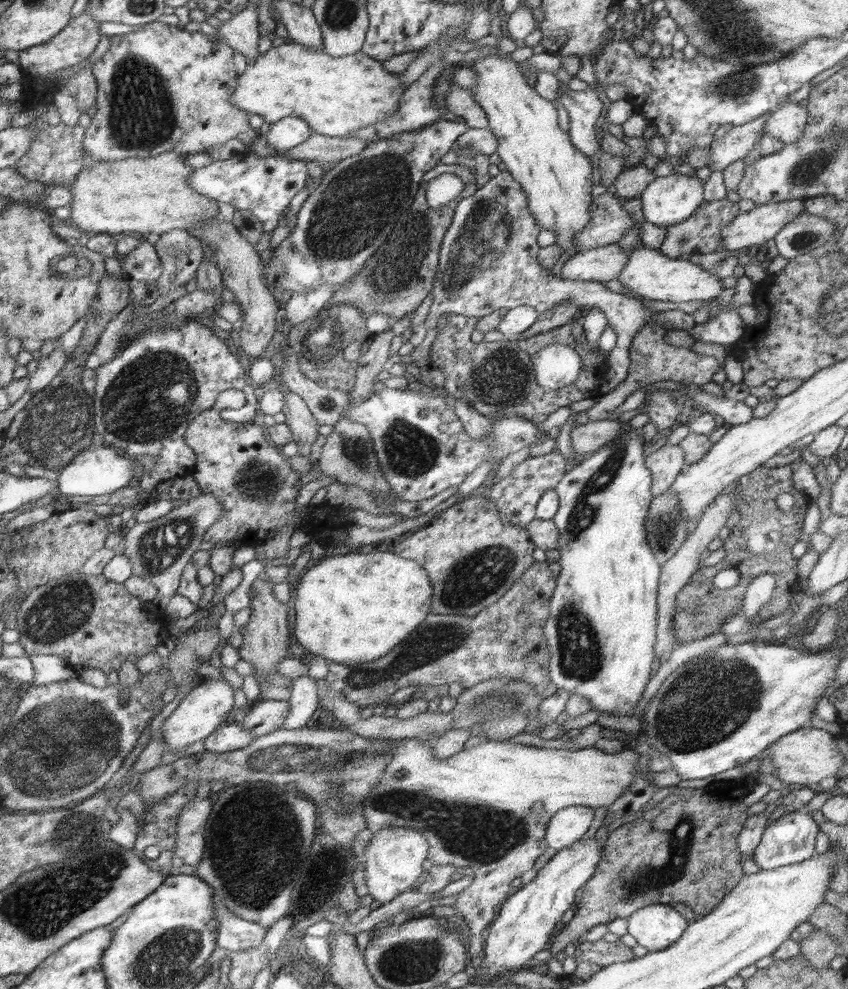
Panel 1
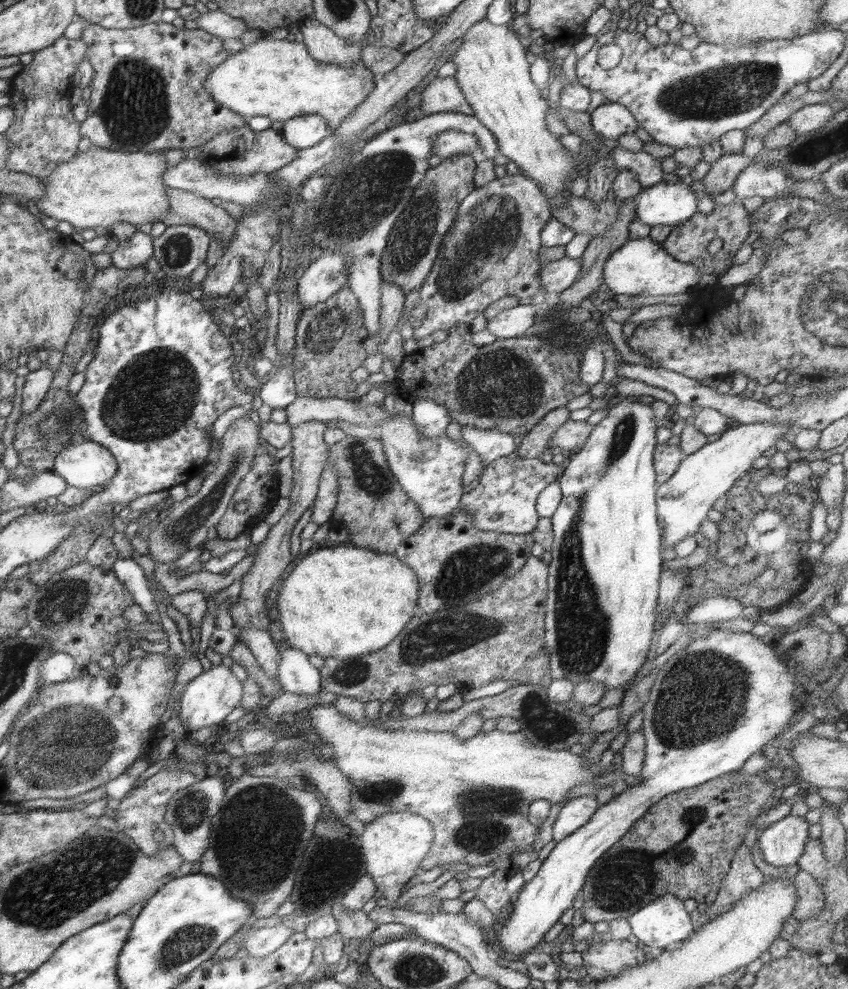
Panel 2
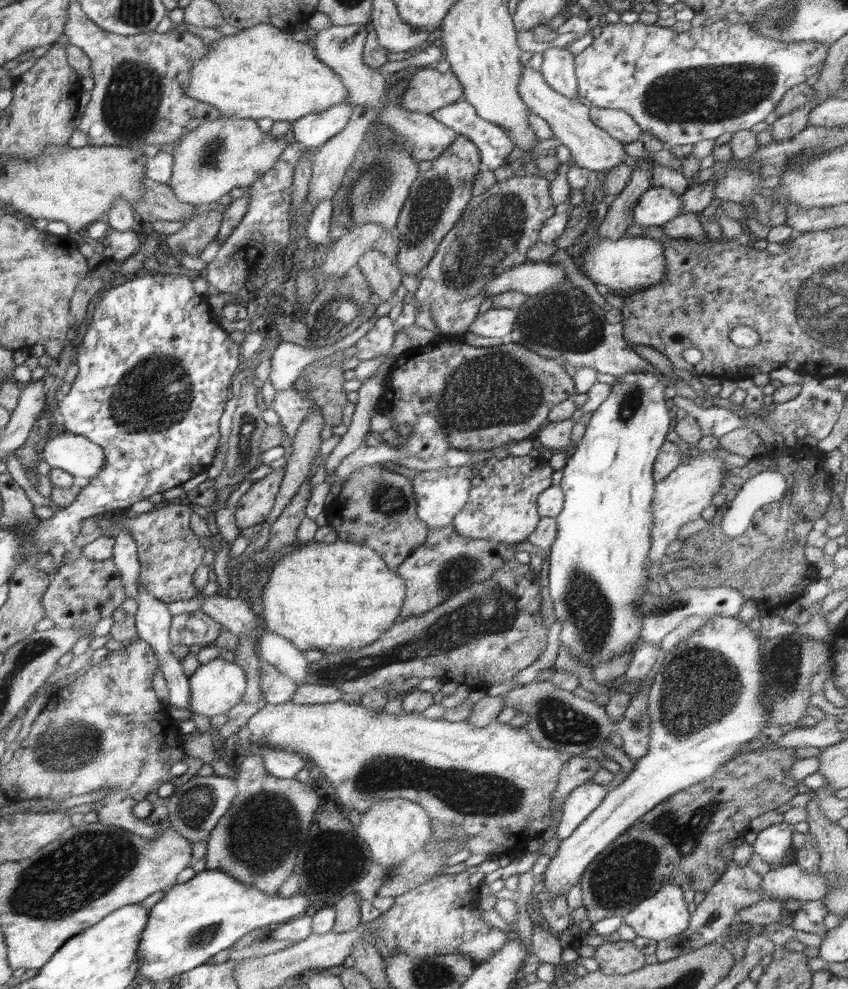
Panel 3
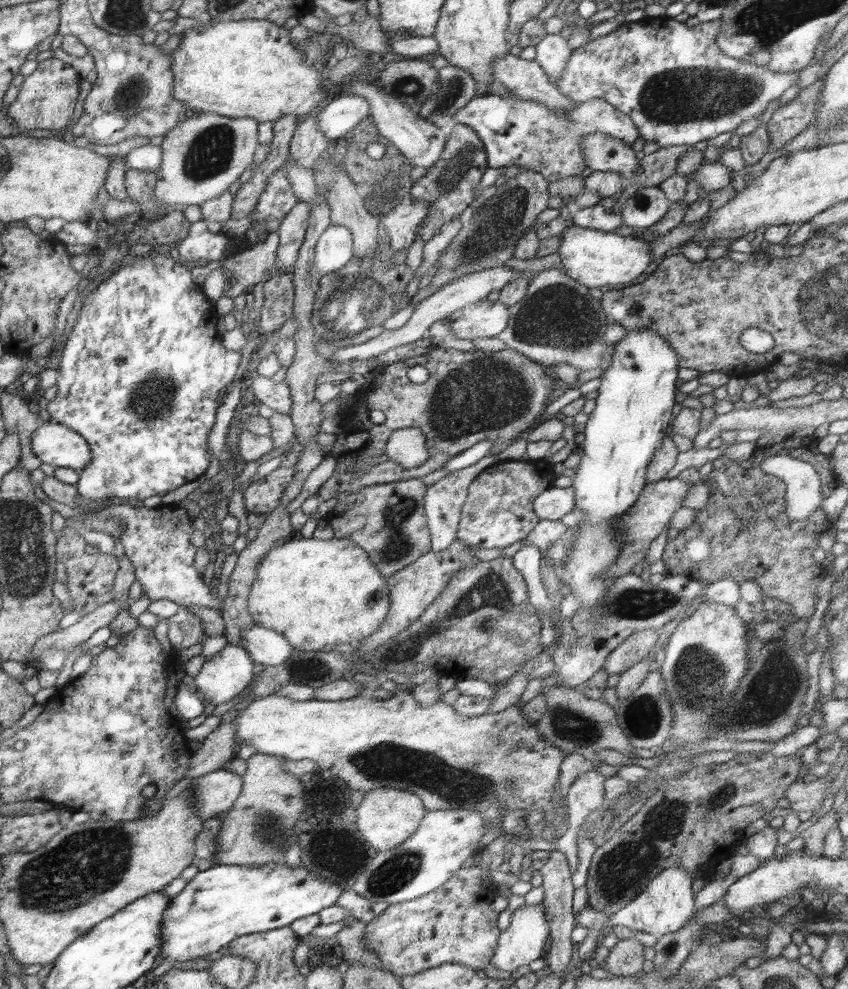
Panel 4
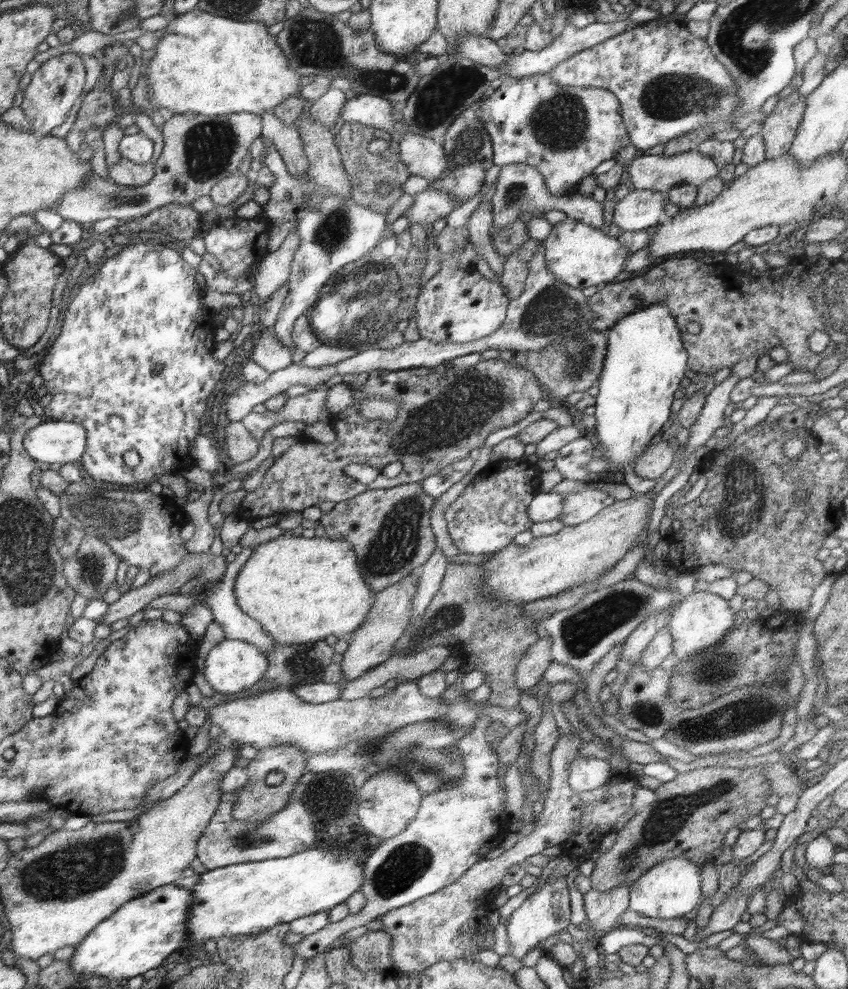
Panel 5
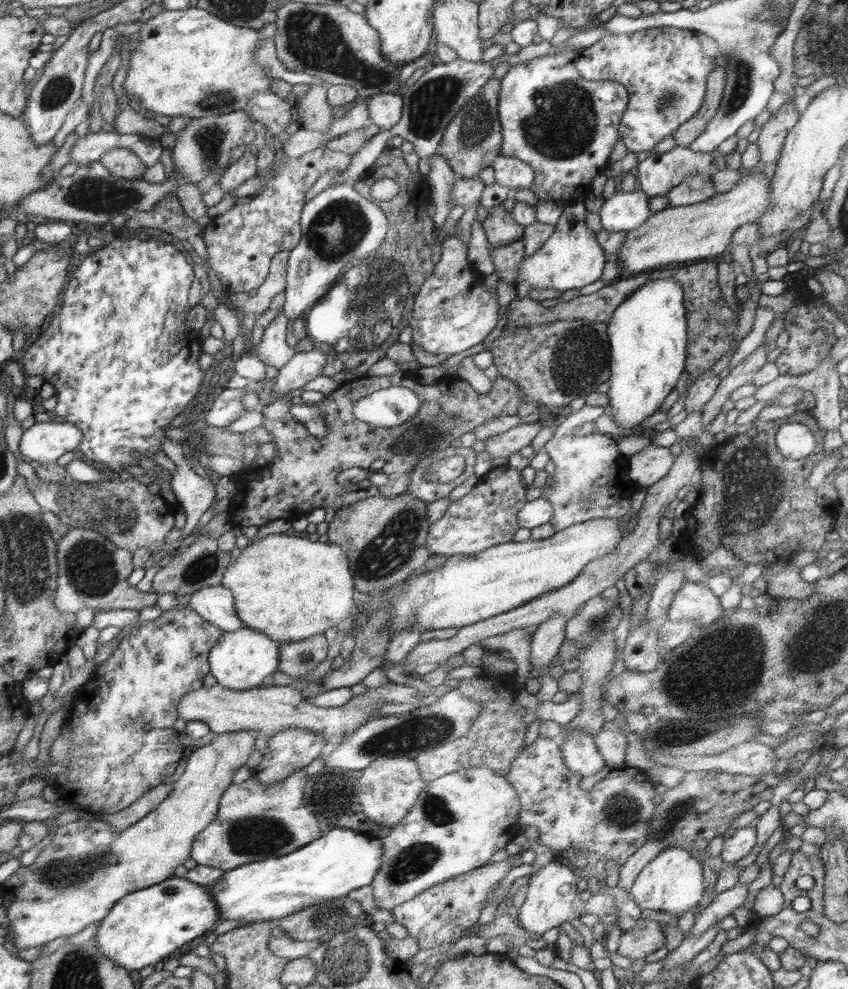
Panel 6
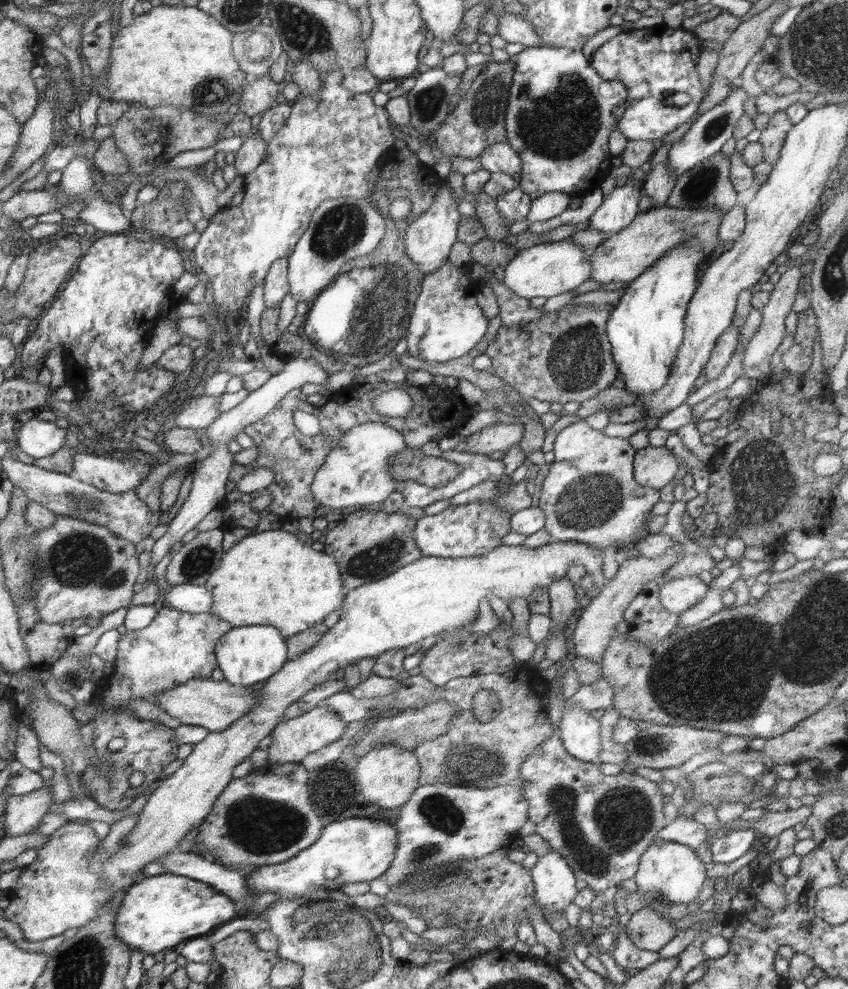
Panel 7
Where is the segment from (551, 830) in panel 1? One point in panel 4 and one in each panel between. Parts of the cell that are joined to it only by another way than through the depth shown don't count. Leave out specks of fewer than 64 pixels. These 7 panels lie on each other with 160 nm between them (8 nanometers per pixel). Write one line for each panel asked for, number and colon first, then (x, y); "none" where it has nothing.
2: (577, 811)
3: (582, 801)
4: (586, 794)

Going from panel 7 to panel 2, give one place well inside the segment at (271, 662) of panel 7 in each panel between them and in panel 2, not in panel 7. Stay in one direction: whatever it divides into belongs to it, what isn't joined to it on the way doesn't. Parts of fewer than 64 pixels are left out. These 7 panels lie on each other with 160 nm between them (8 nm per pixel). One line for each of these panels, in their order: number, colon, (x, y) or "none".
2: (207, 699)
3: (215, 687)
4: (223, 676)
5: (231, 666)
6: (241, 660)

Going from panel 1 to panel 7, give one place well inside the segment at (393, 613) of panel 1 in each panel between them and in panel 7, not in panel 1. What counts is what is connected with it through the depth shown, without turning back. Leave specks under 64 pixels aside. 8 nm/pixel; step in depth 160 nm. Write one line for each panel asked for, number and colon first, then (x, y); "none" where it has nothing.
2: (339, 602)
3: (332, 597)
4: (314, 592)
5: (302, 590)
6: (286, 586)
7: (274, 578)

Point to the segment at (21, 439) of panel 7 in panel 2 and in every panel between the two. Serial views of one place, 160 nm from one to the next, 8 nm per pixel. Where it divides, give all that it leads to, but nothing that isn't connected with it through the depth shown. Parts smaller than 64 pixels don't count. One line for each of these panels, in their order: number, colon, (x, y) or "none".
2: (87, 465)
3: (81, 458)
4: (61, 446)
5: (62, 442)
6: (45, 442)

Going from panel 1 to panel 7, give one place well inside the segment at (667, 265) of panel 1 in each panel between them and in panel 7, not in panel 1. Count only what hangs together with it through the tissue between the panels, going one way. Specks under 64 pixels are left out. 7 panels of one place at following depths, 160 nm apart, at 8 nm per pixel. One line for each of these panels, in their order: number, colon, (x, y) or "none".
2: (641, 267)
3: (625, 265)
4: (593, 258)
5: (581, 256)
6: (572, 257)
7: (547, 269)

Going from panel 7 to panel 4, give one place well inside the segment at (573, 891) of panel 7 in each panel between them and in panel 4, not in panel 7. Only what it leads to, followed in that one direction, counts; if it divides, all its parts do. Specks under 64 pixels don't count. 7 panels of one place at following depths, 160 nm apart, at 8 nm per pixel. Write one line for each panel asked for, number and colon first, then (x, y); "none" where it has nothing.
4: (526, 939)
5: (544, 913)
6: (552, 899)

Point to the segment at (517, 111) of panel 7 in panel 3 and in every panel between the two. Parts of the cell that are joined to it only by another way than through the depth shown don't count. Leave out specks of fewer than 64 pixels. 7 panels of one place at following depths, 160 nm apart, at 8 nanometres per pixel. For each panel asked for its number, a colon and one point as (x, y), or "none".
3: (495, 146)
4: (513, 131)
5: (565, 132)
6: (565, 127)

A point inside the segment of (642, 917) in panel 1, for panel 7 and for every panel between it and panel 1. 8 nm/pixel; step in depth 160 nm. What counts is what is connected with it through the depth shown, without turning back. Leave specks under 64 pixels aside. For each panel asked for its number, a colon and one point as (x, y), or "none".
2: (664, 923)
3: (664, 914)
4: (666, 905)
5: (672, 888)
6: (673, 881)
7: (676, 872)

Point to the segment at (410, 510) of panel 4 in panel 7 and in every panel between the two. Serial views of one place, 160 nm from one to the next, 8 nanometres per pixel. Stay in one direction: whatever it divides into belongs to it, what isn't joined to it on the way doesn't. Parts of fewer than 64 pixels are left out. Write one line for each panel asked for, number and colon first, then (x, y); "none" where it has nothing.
5: (390, 531)
6: (384, 538)
7: (368, 545)

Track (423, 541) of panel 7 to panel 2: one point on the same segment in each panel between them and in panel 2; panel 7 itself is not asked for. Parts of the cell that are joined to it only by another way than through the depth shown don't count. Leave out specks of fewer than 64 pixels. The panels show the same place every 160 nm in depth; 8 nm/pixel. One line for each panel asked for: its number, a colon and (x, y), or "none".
2: (503, 500)
3: (502, 506)
4: (498, 512)
5: (491, 511)
6: (488, 516)

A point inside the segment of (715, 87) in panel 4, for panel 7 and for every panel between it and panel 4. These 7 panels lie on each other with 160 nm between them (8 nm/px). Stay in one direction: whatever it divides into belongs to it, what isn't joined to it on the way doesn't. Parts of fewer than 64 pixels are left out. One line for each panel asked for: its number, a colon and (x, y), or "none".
5: (668, 82)
6: (664, 70)
7: (657, 65)

